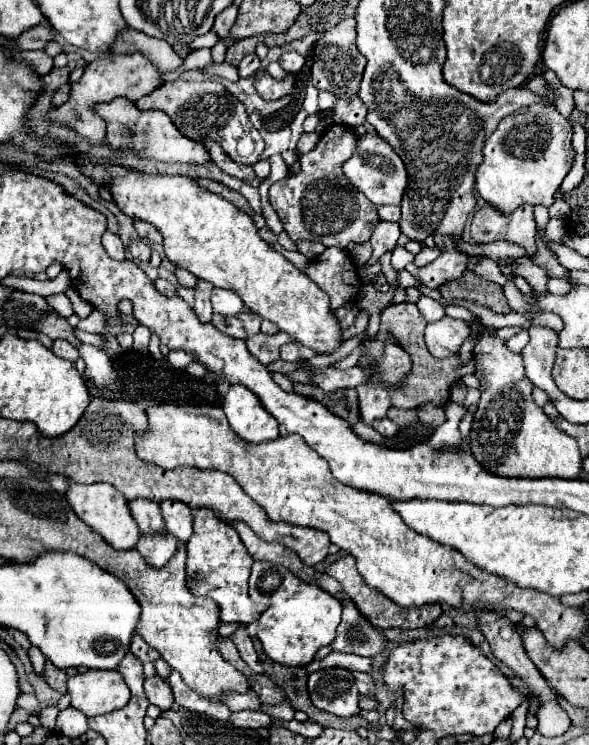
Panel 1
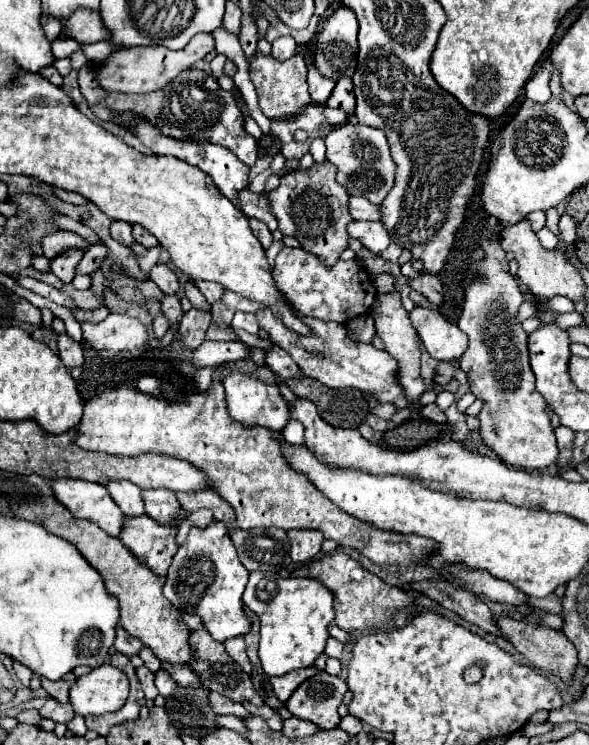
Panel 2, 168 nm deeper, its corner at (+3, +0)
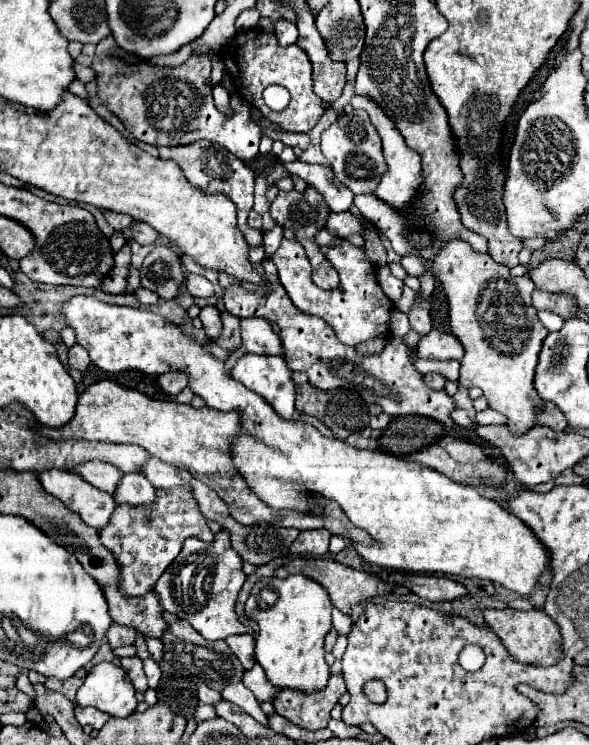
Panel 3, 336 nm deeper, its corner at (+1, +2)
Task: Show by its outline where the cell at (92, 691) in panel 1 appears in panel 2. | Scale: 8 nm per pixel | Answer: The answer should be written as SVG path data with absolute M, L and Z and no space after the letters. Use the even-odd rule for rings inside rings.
M103 664L75 680L69 698L75 714L107 714L117 712L129 696L129 680L111 664Z

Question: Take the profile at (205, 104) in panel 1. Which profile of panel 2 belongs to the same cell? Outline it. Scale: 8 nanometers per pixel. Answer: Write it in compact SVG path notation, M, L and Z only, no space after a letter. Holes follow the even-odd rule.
M85 64L79 70L79 88L97 118L111 120L123 124L125 128L131 128L133 116L141 114L151 124L155 124L165 136L177 140L189 140L189 142L219 144L227 148L231 154L235 154L243 164L247 166L255 164L257 140L251 134L247 134L243 124L243 114L233 94L225 92L213 76L189 68L187 72L181 72L175 80L171 80L171 84L167 84L165 88L139 96L139 94L105 94L95 80L95 72L97 72L97 64Z

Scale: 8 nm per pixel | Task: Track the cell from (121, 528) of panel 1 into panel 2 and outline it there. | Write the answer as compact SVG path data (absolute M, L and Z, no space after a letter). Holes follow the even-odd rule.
M59 478L53 480L53 492L57 500L61 500L75 518L85 518L95 522L105 534L117 538L123 530L123 512L111 500L105 486L75 480L75 478Z

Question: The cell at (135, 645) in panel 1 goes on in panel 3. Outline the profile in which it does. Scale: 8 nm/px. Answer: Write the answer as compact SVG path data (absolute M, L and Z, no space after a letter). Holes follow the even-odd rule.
M111 624L105 638L109 642L111 648L119 648L119 646L127 646L127 644L133 644L135 642L135 636L137 632L133 628L127 628L127 626L119 626L119 624Z

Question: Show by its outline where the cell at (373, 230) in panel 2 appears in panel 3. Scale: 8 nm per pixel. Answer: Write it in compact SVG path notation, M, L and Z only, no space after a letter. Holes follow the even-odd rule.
M331 212L329 218L327 218L327 222L325 222L325 228L327 228L333 236L347 238L347 236L353 234L353 232L363 234L363 220L355 218L351 212L341 212L341 214Z

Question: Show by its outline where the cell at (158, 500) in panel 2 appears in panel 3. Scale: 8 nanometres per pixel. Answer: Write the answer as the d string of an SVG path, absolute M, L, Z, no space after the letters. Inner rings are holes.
M123 474L121 482L113 494L115 502L127 504L149 504L153 500L155 488L143 474Z

